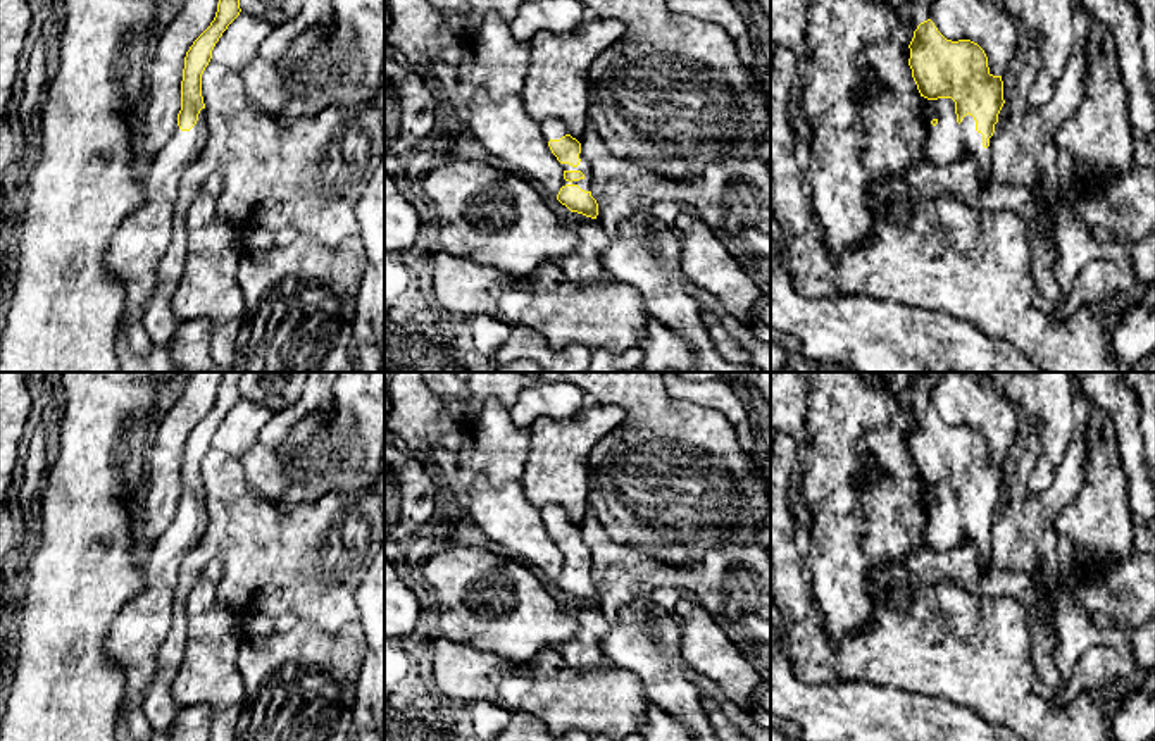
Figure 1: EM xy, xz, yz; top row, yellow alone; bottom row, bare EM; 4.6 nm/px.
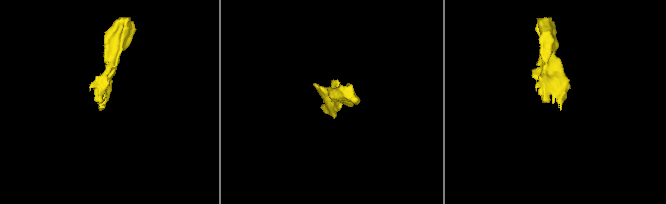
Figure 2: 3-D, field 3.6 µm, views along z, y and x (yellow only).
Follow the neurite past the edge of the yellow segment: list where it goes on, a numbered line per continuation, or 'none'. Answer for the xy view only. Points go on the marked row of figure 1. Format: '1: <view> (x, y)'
1: xy (138, 245)

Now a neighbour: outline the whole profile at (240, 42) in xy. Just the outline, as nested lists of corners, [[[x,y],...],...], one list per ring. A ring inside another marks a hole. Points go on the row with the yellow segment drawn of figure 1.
[[[240,12],[215,43],[210,60],[240,74],[257,55],[262,40],[271,29],[272,26],[267,21]]]

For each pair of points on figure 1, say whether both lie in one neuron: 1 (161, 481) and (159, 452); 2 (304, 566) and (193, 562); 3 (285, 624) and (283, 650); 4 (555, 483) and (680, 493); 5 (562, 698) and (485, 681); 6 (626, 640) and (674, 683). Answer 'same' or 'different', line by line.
1: same
2: same
3: different
4: same
5: same
6: same

